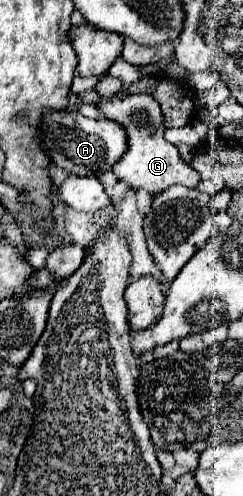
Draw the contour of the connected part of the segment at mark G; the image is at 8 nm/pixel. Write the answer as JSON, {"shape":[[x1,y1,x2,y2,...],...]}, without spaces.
{"shape":[[118,93,112,97,104,97,98,105,98,111,124,127,126,137,130,139,130,147,126,149,126,155,114,163,112,171,118,179,122,179,128,187,144,187,148,193,156,195,164,189,168,189,174,183,180,183,184,187,196,187,200,181,200,175,180,159,176,145,168,143,164,139,164,115,158,107,158,103,150,95,134,95,134,93]]}

